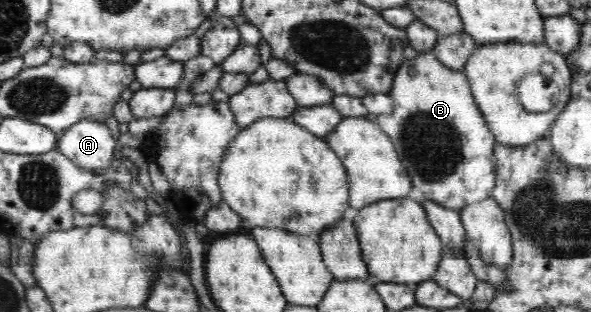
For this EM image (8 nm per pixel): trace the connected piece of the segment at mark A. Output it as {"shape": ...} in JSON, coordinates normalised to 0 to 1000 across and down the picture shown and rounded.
{"shape":[[[135,388],[100,433],[96,481],[135,538],[159,551],[190,532],[196,458],[179,394]]]}

